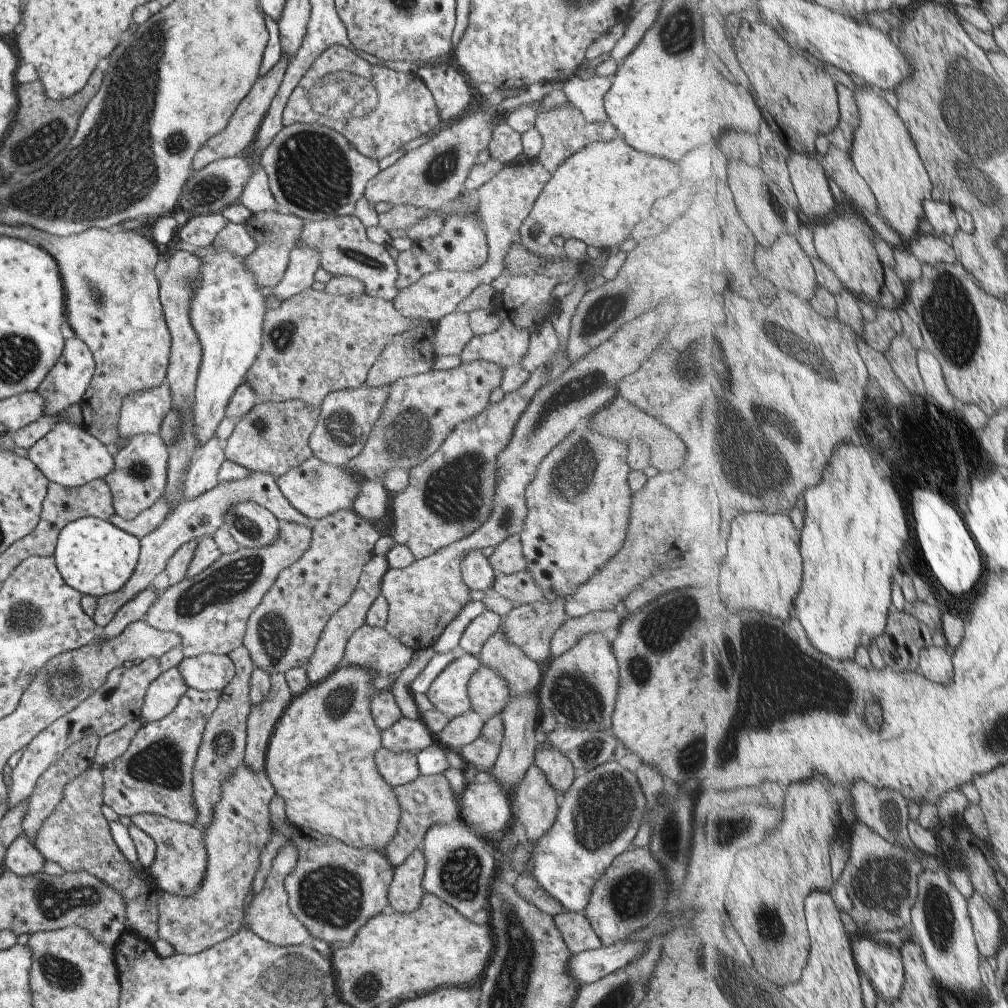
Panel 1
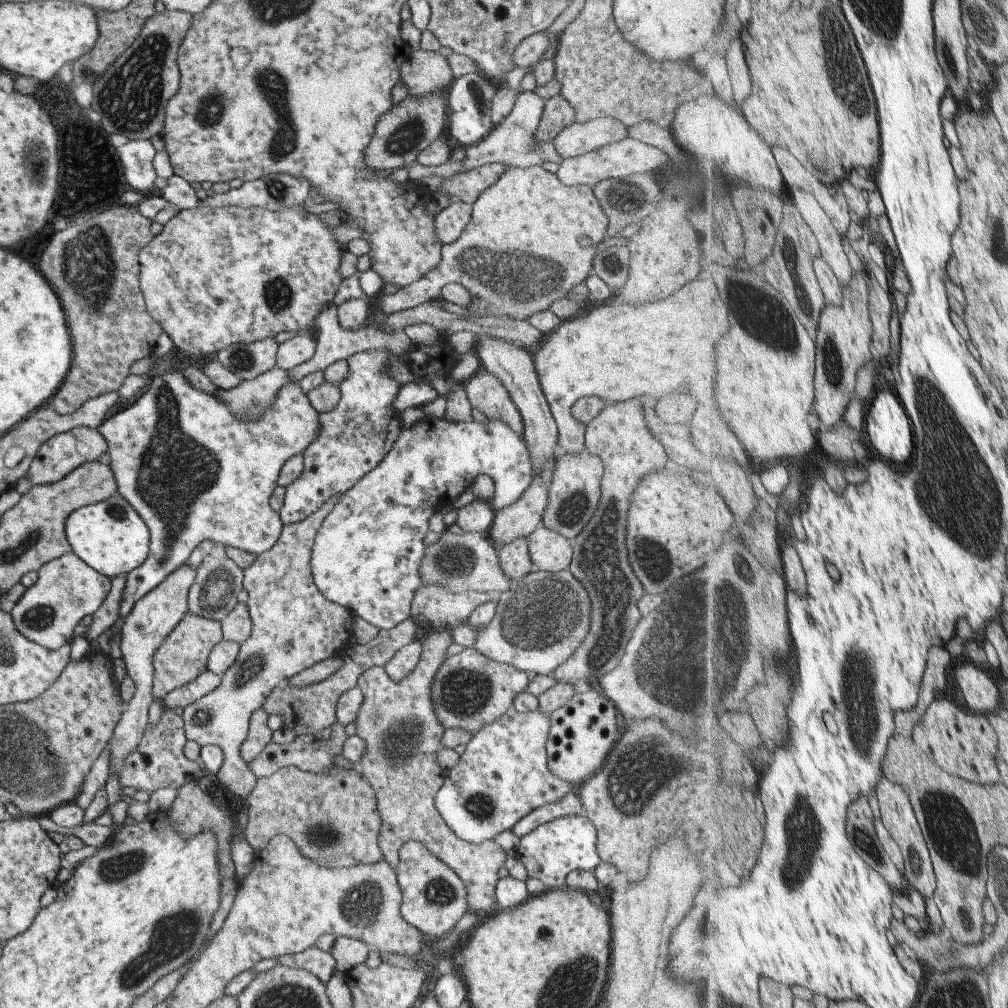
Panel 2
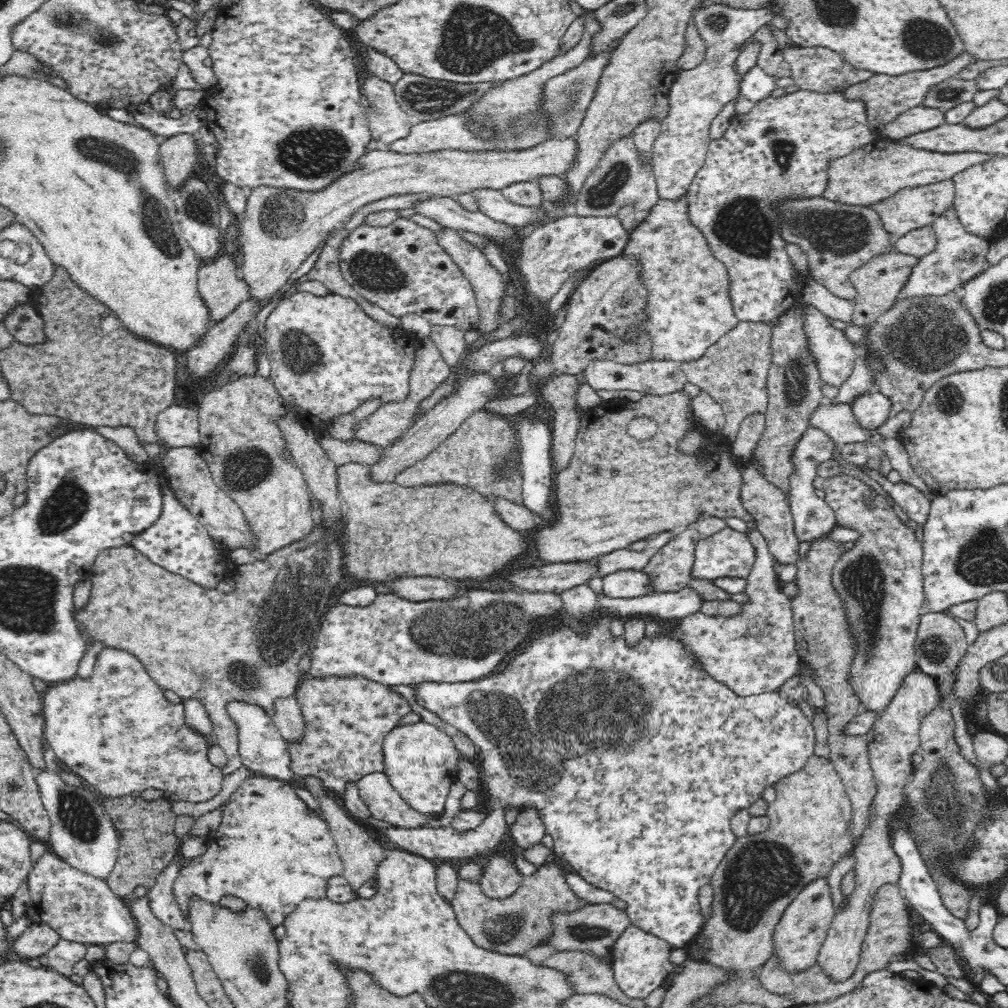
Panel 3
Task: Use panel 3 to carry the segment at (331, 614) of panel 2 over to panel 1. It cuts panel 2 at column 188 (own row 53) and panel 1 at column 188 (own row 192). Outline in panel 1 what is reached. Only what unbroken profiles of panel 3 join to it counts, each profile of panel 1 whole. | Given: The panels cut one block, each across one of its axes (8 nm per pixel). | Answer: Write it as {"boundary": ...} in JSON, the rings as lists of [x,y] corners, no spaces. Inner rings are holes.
{"boundary":[[[212,653],[184,657],[178,668],[187,686],[202,692],[221,691],[235,675],[235,664],[228,655]]]}

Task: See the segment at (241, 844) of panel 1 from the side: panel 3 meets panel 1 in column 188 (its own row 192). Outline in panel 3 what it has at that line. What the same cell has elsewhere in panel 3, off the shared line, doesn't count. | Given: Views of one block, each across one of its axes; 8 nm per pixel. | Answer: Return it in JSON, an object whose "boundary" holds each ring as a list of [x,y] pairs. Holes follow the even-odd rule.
{"boundary":[[[952,179],[943,180],[936,184],[927,184],[916,188],[901,188],[896,194],[887,199],[871,204],[871,207],[879,213],[884,229],[891,235],[907,235],[910,231],[928,227],[942,212],[953,206],[955,198],[955,186]]]}

